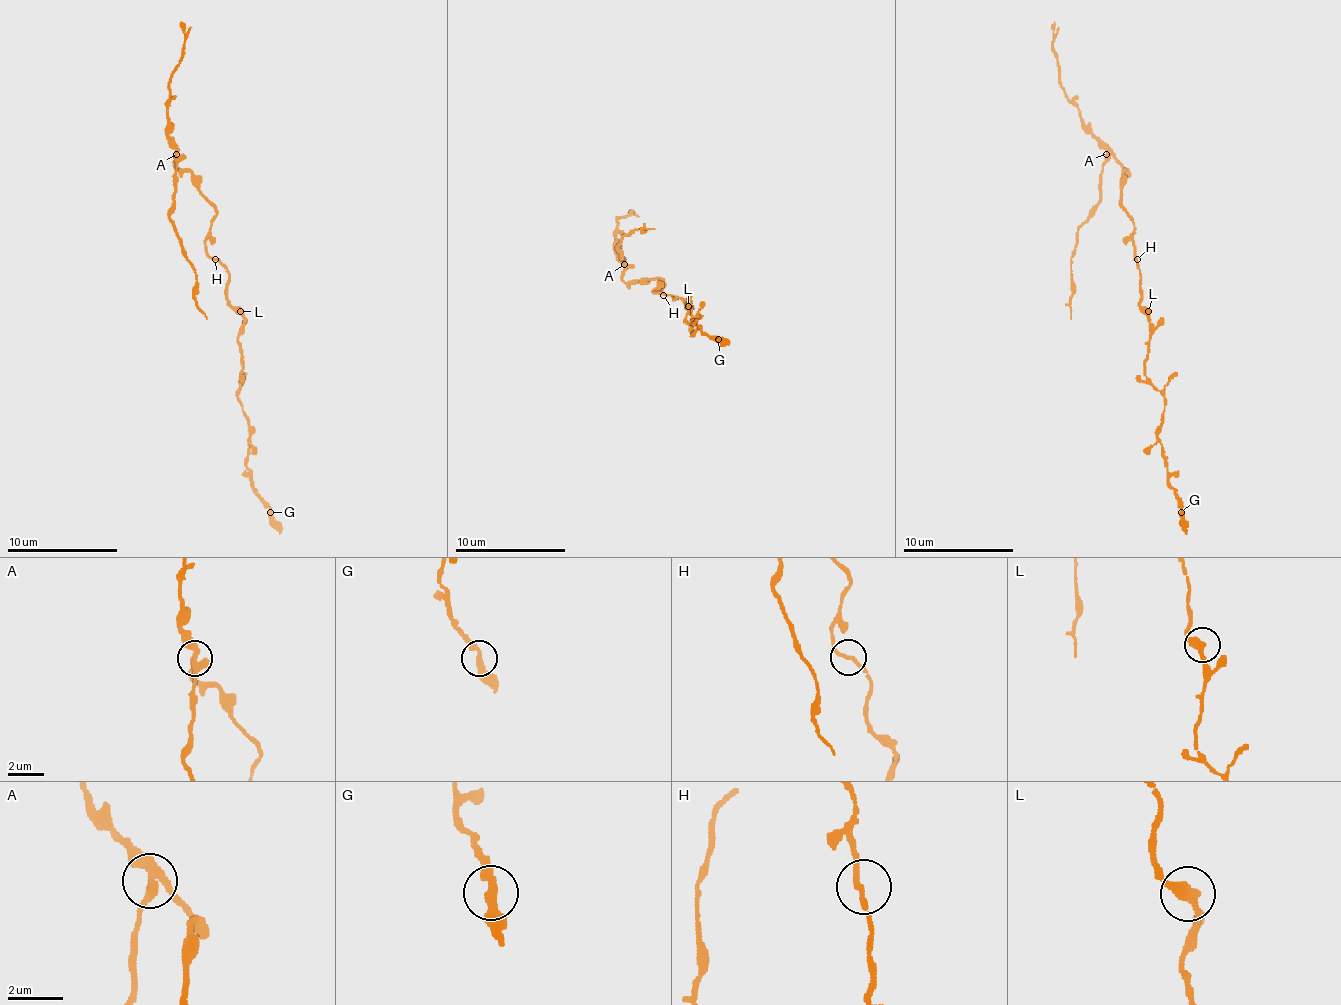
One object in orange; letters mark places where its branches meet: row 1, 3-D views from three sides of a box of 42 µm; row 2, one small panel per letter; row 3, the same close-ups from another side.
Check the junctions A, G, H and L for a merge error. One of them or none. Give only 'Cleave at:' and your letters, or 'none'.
Cleave at: A

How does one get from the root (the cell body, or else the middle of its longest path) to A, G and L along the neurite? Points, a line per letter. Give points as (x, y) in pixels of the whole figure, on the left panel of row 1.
A: (215, 259), (207, 253), (204, 242), (215, 209), (201, 193), (199, 182), (174, 165), (177, 154)
G: (215, 259), (229, 275), (226, 300), (243, 317), (237, 397), (248, 421), (246, 465), (254, 493), (270, 512)
L: (215, 259), (229, 275), (226, 300), (240, 311)

